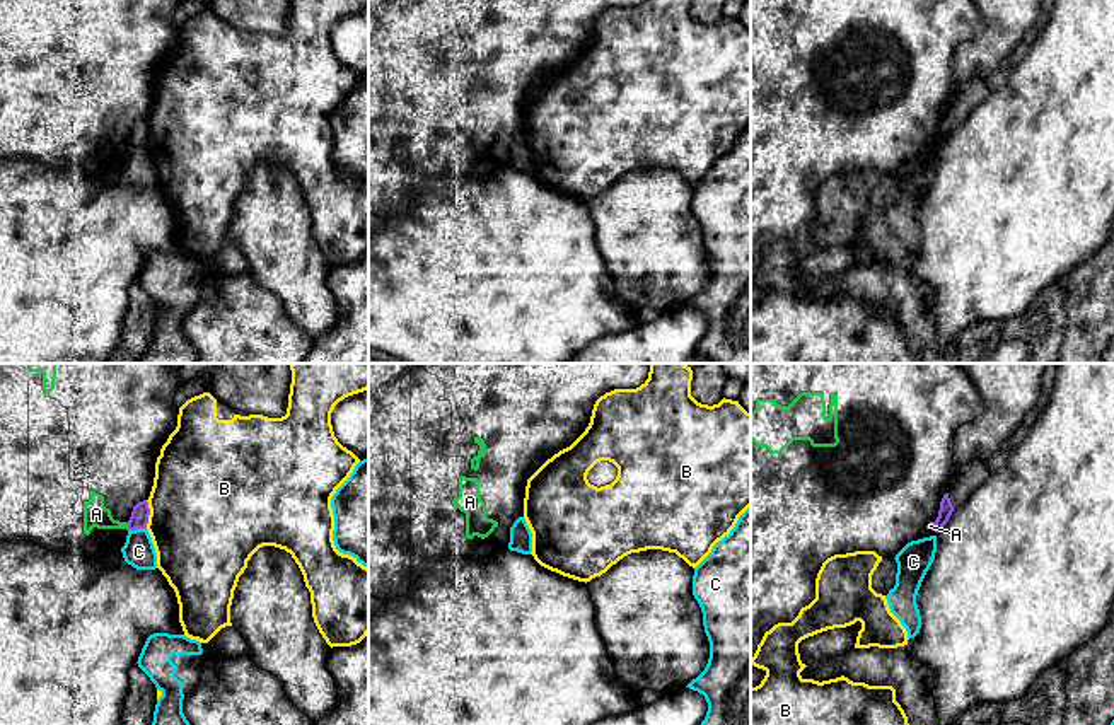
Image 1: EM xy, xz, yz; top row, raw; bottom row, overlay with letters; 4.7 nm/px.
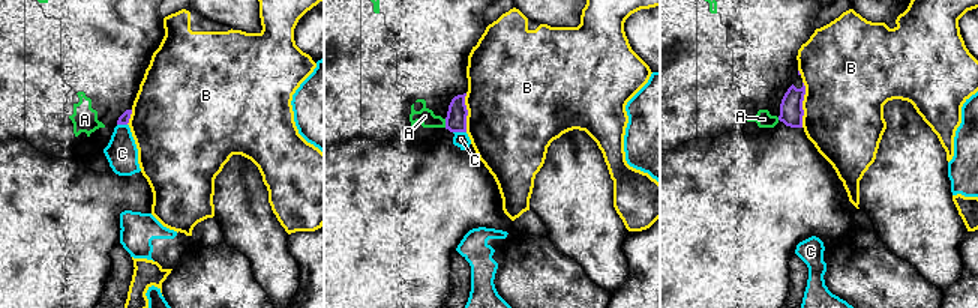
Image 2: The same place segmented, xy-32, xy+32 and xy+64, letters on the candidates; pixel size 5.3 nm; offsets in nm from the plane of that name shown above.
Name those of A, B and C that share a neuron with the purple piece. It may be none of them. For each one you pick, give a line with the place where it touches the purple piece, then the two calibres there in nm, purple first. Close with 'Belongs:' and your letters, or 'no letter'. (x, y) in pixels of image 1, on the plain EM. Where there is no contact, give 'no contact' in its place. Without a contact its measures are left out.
Belongs: no letter

